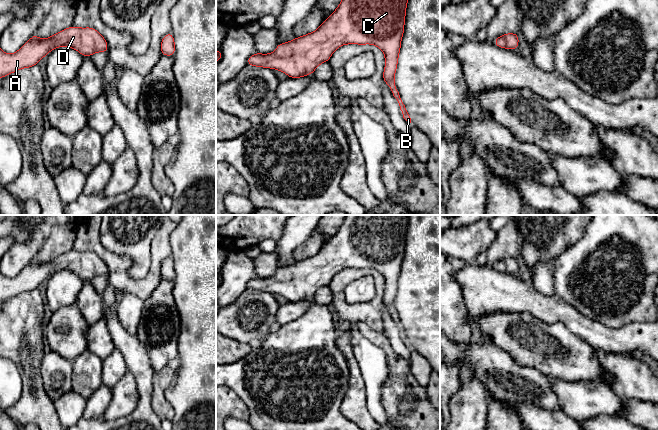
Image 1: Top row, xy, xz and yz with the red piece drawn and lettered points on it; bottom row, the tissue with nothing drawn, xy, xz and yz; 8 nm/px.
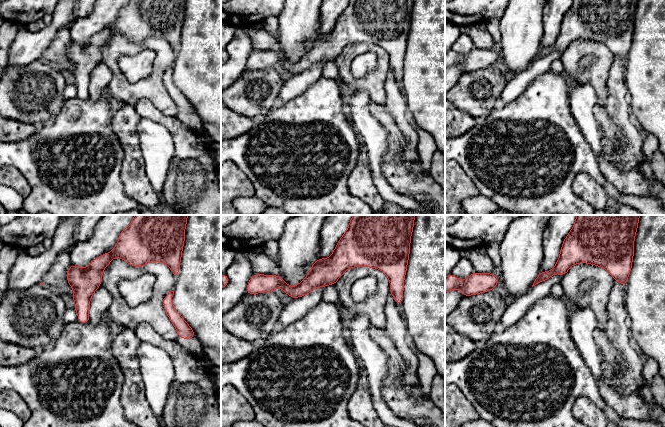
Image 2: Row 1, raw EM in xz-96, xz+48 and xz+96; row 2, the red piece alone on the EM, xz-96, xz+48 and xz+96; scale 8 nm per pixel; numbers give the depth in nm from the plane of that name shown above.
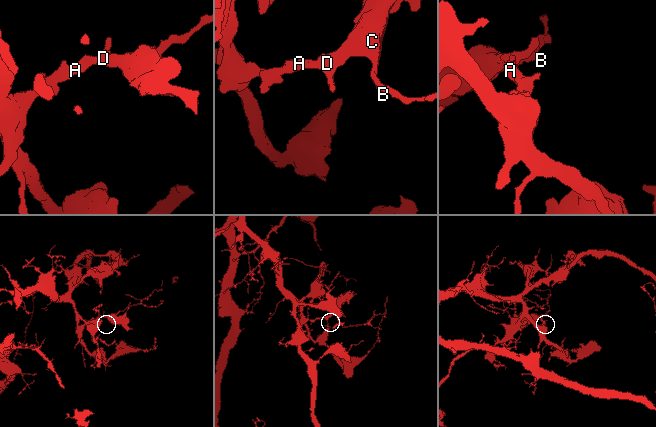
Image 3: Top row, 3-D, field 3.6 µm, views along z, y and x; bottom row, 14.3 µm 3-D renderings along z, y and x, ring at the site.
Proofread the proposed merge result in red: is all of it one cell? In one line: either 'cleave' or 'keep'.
keep

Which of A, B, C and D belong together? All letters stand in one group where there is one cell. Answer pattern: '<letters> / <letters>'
A B C D

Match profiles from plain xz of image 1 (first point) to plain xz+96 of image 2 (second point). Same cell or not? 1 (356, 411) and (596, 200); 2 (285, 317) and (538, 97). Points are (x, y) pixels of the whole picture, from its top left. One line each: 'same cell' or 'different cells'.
1: same cell
2: different cells

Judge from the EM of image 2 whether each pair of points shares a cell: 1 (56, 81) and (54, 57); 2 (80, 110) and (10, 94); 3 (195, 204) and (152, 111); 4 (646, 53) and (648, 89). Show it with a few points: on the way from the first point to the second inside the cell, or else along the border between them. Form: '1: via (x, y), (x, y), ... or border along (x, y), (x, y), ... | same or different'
1: border along (43, 60), (58, 70) | different
2: border along (65, 100), (62, 108), (45, 122) | different
3: via (192, 180), (192, 160), (186, 141), (176, 131) | same
4: via (648, 62), (648, 80) | same

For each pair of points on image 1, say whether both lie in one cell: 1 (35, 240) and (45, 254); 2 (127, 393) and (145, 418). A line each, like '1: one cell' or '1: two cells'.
1: two cells
2: two cells

